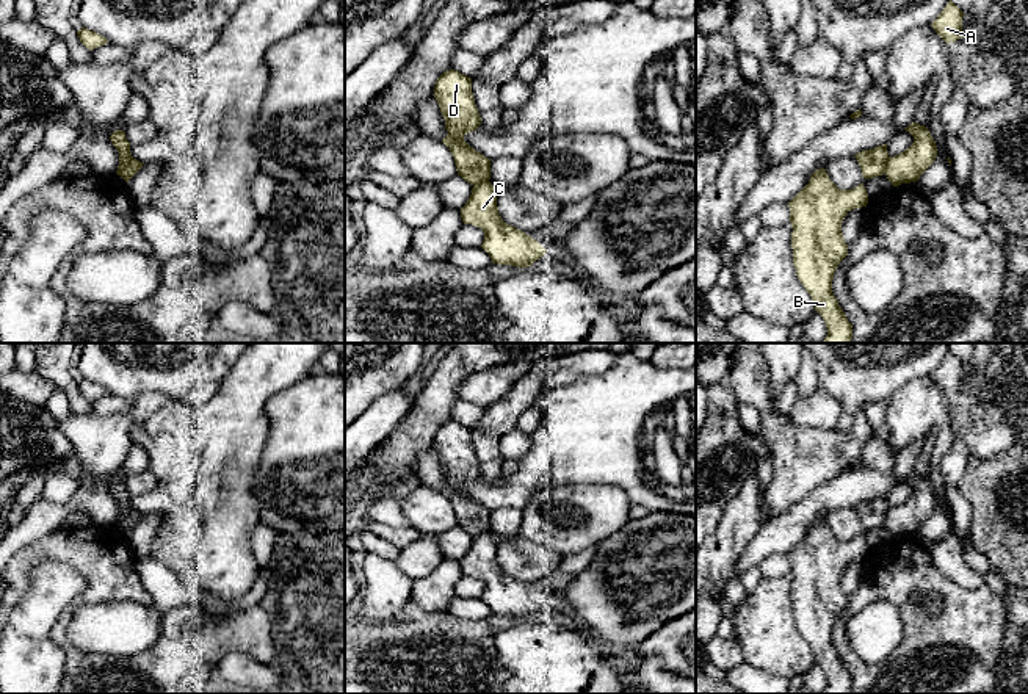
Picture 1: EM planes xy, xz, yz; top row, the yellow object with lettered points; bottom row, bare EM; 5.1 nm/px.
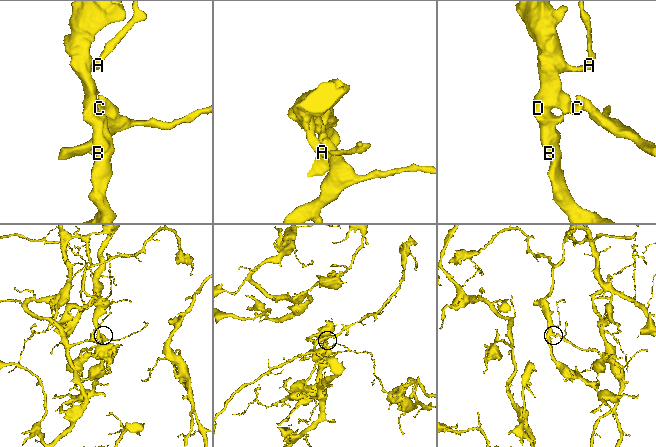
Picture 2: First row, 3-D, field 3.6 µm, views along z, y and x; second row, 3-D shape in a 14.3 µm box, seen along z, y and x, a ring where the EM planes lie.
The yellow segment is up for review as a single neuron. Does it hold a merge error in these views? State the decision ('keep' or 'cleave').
cleave

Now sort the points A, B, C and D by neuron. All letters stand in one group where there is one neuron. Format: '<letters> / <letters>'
A B D / C

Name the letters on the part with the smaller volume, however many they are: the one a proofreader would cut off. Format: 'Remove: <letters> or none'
Remove: C

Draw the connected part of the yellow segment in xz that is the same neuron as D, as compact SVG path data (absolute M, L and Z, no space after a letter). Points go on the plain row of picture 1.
M450 420L437 429L434 446L448 483L442 493L454 509L458 526L470 536L489 533L490 511L464 492L467 484L481 476L472 443L472 429Z

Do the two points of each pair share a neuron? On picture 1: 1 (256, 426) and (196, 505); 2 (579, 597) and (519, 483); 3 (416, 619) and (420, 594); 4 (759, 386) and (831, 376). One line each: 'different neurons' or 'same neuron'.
1: same neuron
2: different neurons
3: different neurons
4: different neurons

